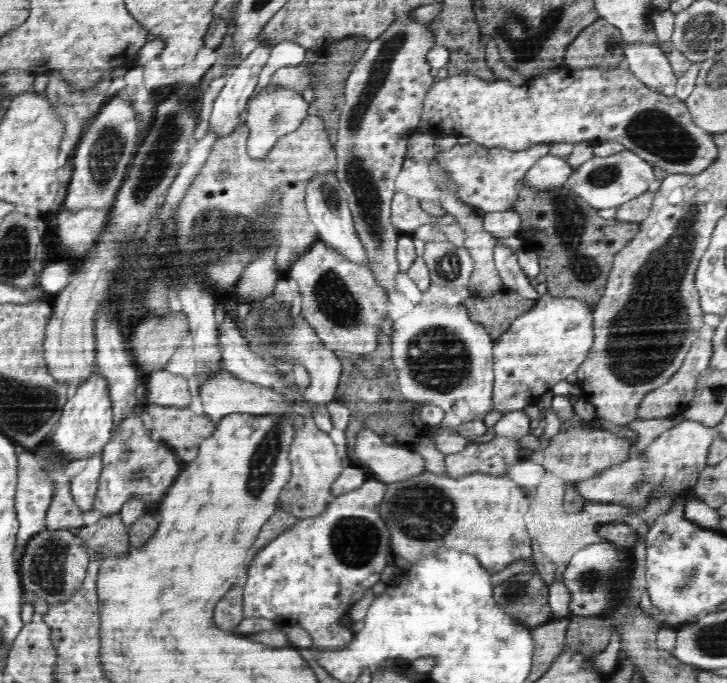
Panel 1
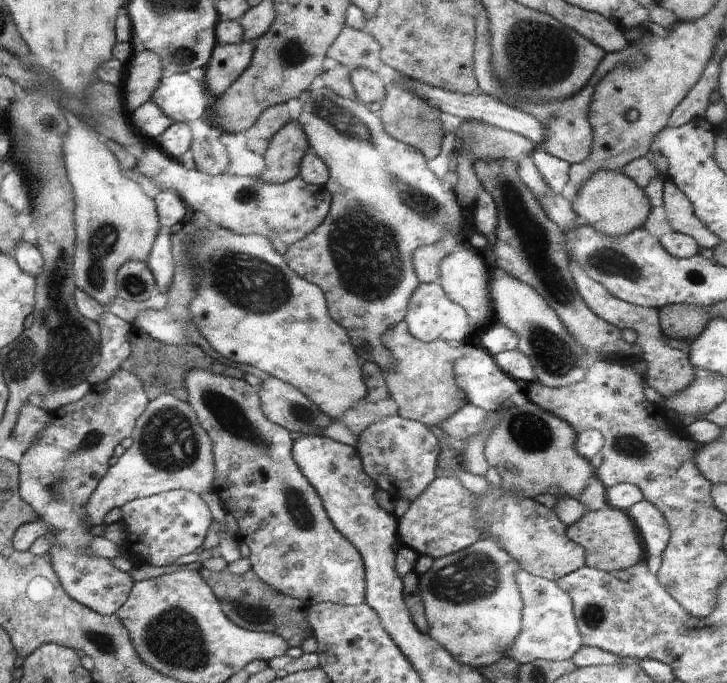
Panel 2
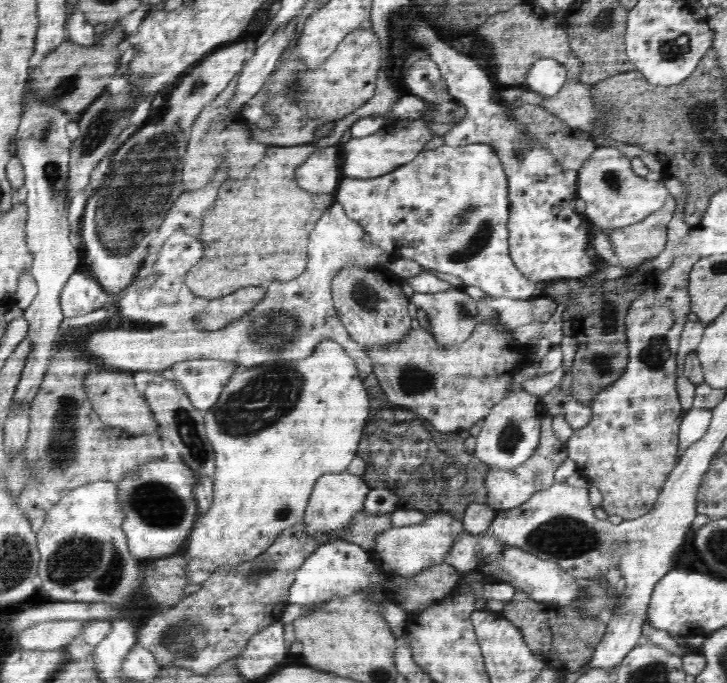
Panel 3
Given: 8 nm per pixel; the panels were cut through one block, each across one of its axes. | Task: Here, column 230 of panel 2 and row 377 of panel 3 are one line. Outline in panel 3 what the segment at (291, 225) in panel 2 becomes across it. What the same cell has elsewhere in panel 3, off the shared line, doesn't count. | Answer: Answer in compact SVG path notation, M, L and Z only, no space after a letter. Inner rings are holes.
M194 359L173 364L172 378L182 384L185 395L198 411L210 411L224 392L236 364L222 364L220 360Z

